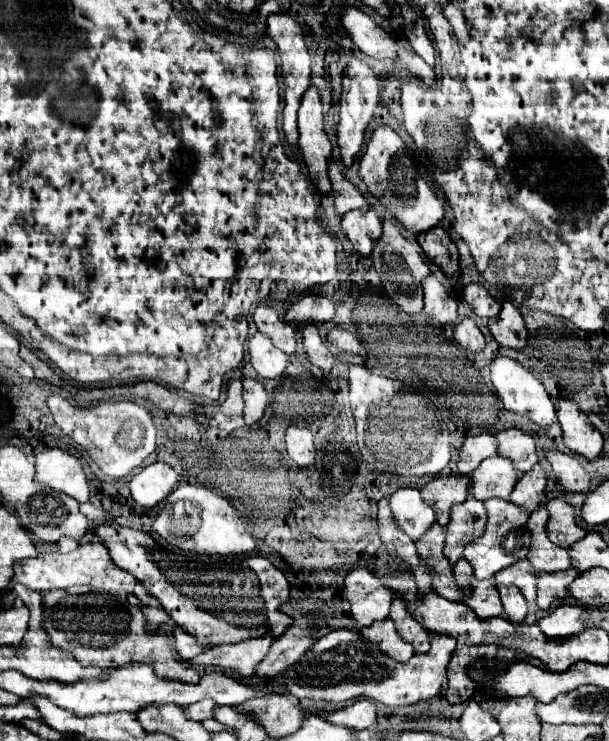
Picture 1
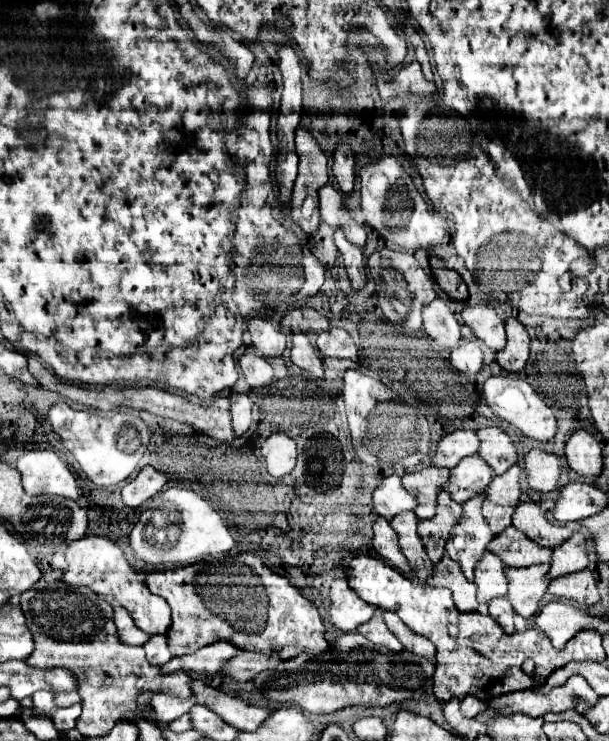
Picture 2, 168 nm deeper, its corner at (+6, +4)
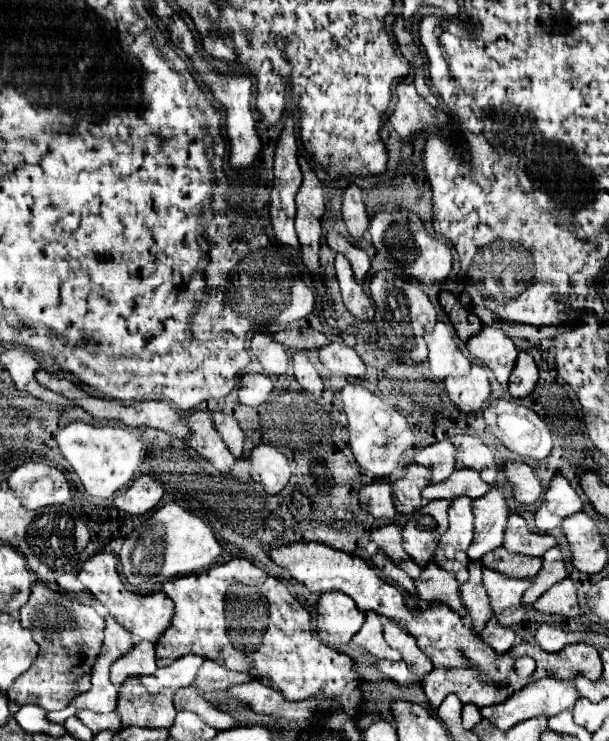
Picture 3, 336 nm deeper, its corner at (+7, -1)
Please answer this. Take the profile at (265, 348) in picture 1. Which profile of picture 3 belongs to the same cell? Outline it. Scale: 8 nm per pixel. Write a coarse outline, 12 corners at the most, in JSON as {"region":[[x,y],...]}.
{"region":[[246,374],[238,390],[241,404],[256,407],[270,395],[269,377]]}

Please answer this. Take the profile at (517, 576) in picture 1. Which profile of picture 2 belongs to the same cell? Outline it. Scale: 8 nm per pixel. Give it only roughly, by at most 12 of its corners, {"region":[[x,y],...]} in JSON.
{"region":[[493,553],[477,561],[473,583],[485,607],[507,593],[505,563]]}

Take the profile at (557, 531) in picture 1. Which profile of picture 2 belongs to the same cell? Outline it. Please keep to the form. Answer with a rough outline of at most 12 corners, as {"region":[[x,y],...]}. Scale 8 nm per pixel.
{"region":[[519,503],[513,527],[541,547],[557,547],[571,535],[549,523],[537,503]]}

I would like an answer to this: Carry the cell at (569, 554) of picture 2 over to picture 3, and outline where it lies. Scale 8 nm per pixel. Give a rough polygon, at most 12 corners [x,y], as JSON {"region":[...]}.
{"region":[[558,546],[542,558],[536,584],[524,594],[532,606],[542,592],[568,578],[564,554]]}

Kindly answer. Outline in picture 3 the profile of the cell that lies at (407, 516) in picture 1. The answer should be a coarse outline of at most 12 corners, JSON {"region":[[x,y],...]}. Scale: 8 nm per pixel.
{"region":[[390,482],[362,486],[360,506],[374,518],[394,518]]}

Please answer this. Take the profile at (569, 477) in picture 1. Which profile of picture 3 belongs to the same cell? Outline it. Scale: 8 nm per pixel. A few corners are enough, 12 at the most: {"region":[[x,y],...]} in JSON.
{"region":[[506,462],[506,478],[520,504],[542,496],[538,472],[524,462]]}

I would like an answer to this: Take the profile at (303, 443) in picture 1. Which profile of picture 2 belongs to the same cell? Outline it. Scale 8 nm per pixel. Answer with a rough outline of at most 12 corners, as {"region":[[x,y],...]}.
{"region":[[273,433],[261,455],[267,473],[281,479],[295,467],[297,447],[285,433]]}

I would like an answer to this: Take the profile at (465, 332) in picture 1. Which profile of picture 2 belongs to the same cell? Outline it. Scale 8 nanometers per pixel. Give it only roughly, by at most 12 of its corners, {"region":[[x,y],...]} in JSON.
{"region":[[477,339],[463,341],[449,361],[467,379],[485,369]]}

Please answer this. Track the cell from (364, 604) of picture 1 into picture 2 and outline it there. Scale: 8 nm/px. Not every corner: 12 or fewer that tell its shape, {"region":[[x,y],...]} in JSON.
{"region":[[347,585],[331,587],[331,625],[349,633],[375,613]]}

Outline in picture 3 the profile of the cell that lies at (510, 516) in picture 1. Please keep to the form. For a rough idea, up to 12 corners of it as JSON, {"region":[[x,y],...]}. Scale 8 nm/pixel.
{"region":[[456,498],[434,562],[468,580],[472,498]]}

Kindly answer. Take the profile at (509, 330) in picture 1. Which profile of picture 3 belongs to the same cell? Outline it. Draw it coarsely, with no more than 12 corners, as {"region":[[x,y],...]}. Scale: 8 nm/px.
{"region":[[518,352],[508,392],[514,398],[532,394],[538,368],[532,354]]}

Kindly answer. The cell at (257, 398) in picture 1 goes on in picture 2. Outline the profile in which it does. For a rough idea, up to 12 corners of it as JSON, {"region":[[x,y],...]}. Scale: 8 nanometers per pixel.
{"region":[[231,395],[231,425],[241,437],[251,425],[251,399]]}

